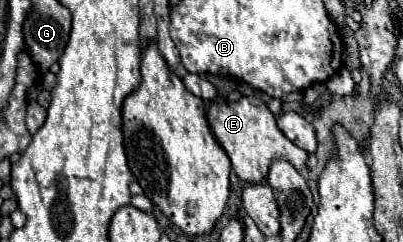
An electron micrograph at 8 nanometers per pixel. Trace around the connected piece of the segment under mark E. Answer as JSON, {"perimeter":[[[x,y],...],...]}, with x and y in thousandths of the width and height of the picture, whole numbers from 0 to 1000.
{"perimeter":[[[603,397],[583,421],[563,421],[563,413],[514,421],[514,504],[533,579],[568,645],[583,719],[618,760],[643,760],[648,744],[658,744],[677,661],[712,661],[737,702],[747,702],[762,669],[762,628],[732,603],[692,537],[682,471],[663,446],[663,430],[653,430],[633,397]]]}

